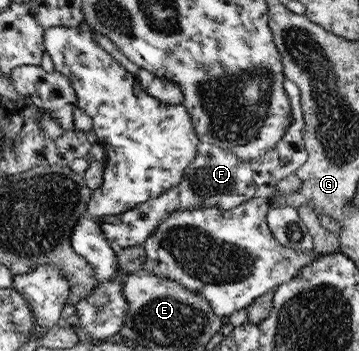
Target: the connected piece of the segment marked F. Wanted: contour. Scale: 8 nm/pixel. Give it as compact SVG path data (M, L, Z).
M289 78L285 80L285 92L288 94L292 105L293 123L289 130L282 135L276 147L265 152L265 156L250 163L242 162L235 154L230 154L224 149L213 144L200 142L197 147L197 158L185 170L181 183L163 192L156 199L147 200L140 206L122 214L106 216L99 219L98 223L105 237L112 242L115 249L133 247L144 244L153 230L170 214L178 210L192 208L212 208L217 206L225 210L237 207L239 204L258 197L271 197L276 192L276 185L288 175L300 170L307 161L308 151L304 146L303 130L305 120L301 109L300 89Z

